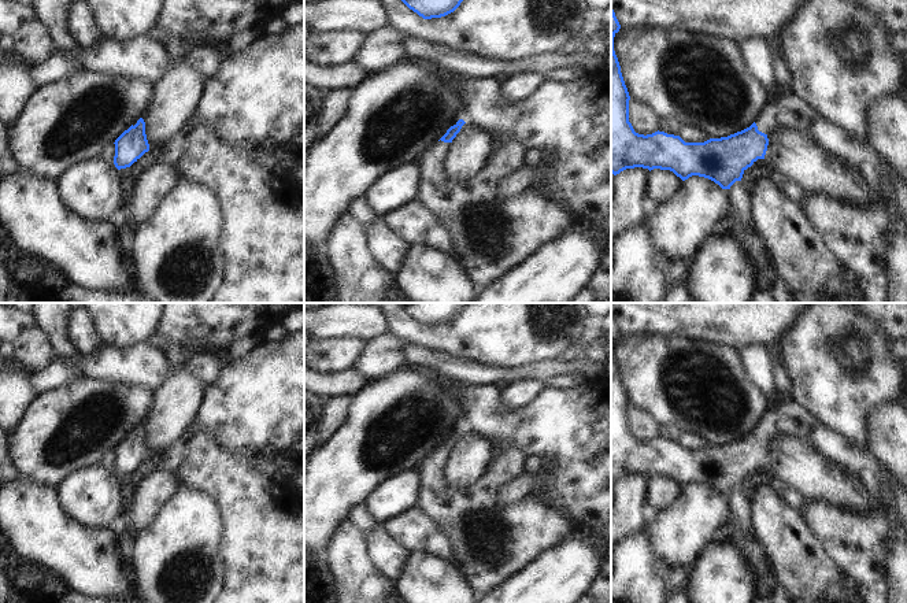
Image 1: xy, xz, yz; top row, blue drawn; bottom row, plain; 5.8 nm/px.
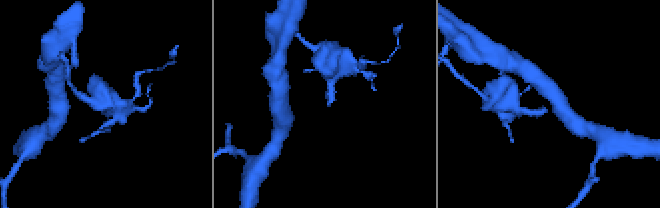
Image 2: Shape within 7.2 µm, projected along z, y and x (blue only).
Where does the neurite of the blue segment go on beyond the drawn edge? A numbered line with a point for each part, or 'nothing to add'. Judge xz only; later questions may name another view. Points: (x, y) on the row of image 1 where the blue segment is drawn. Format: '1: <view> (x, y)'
1: xz (492, 235)

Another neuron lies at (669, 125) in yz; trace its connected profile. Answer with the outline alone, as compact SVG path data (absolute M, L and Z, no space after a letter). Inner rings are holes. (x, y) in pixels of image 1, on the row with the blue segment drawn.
M663 118L659 121L659 132L678 136L681 132L681 122L677 118Z

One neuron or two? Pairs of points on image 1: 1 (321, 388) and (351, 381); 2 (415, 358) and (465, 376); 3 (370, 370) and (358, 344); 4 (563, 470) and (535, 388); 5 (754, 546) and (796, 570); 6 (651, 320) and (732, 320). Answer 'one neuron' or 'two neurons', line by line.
1: one neuron
2: one neuron
3: two neurons
4: two neurons
5: two neurons
6: one neuron

